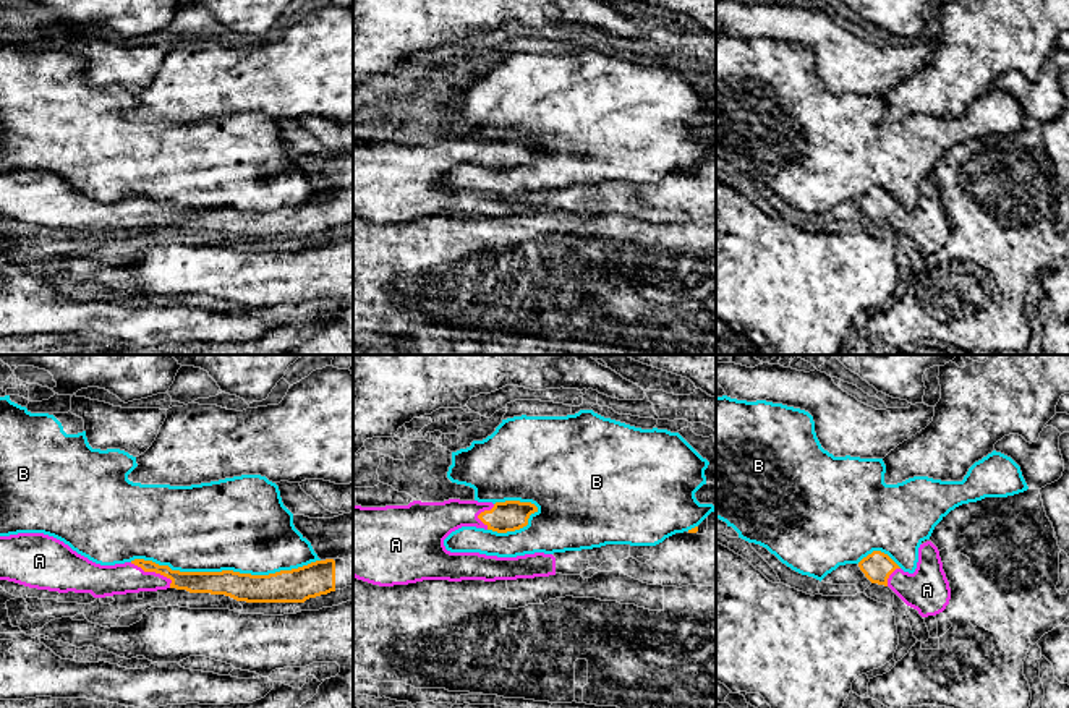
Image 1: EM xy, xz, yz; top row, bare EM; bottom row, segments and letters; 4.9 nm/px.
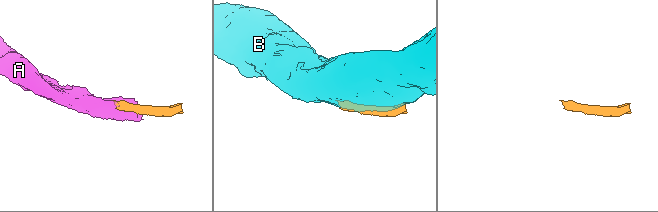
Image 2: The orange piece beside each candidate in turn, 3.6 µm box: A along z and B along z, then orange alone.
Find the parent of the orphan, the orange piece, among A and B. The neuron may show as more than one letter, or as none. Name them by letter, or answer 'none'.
A

